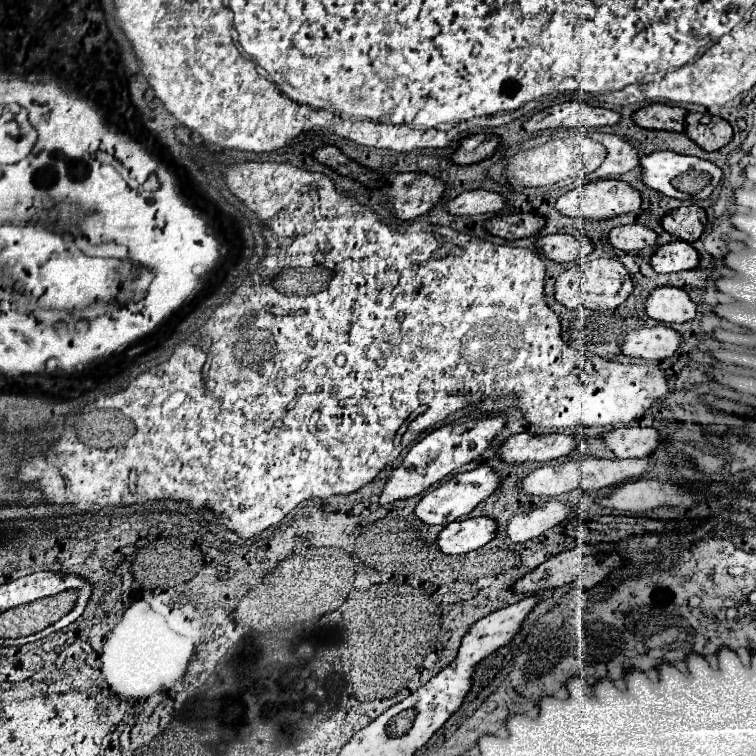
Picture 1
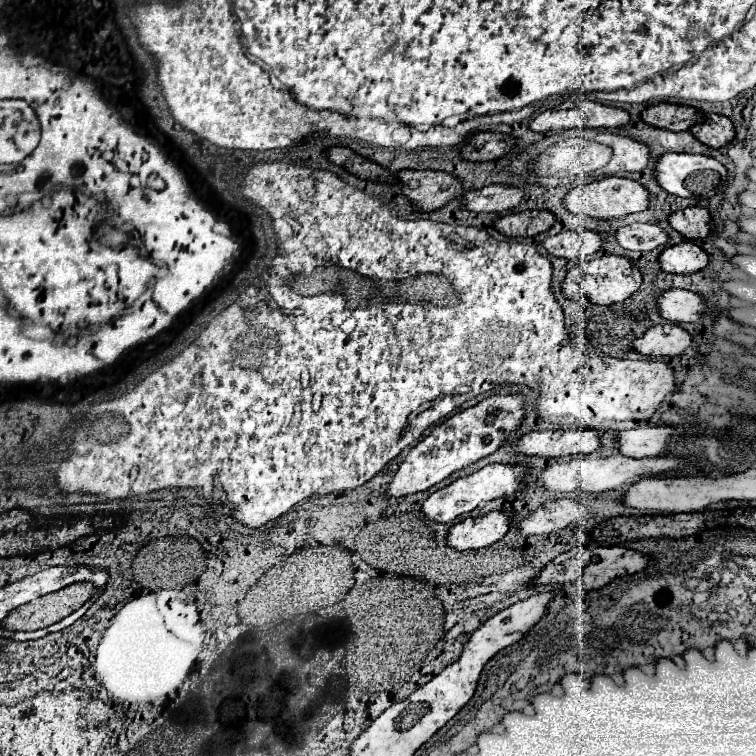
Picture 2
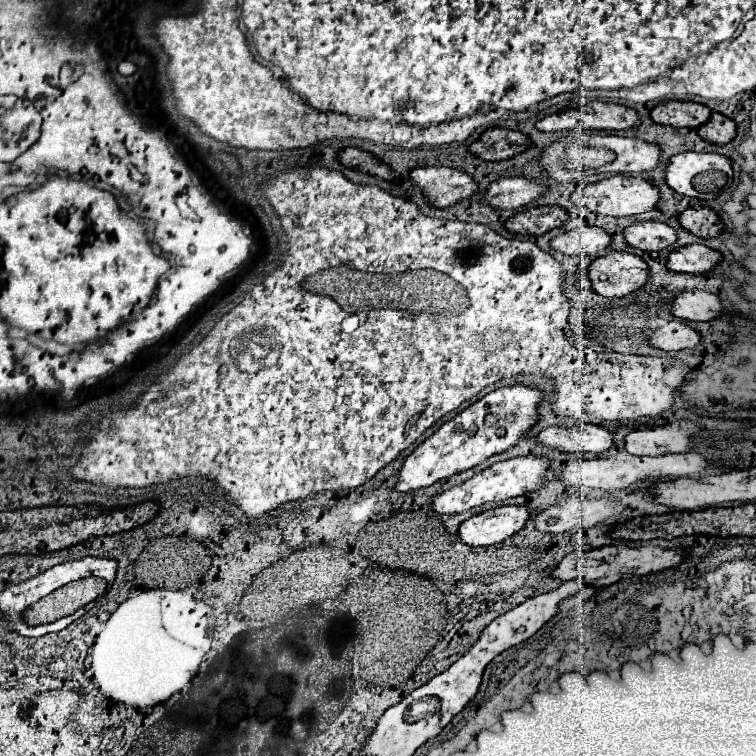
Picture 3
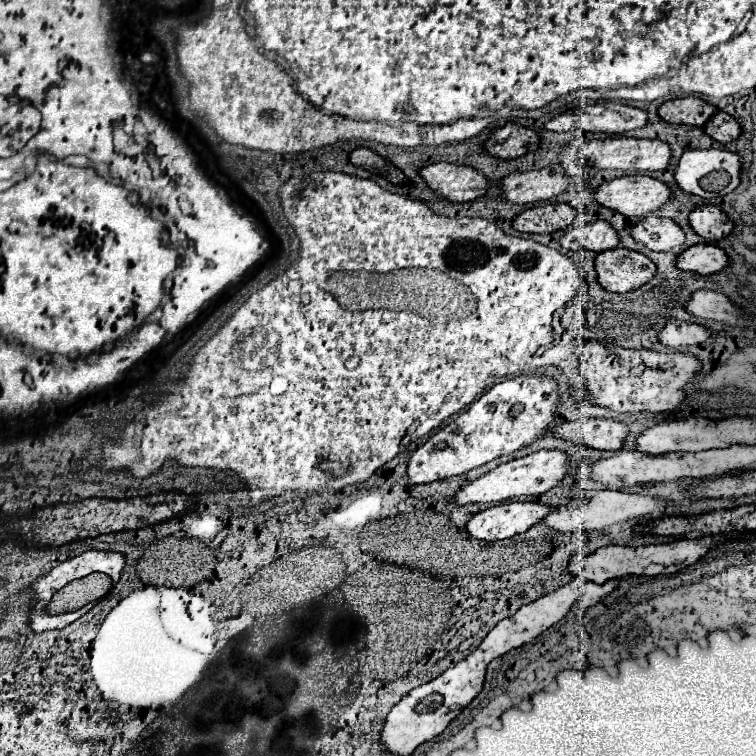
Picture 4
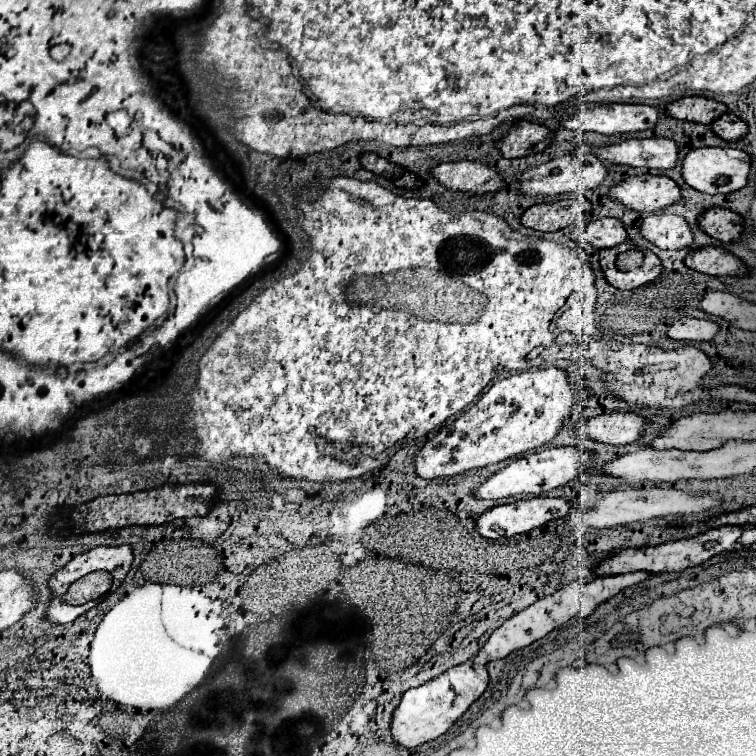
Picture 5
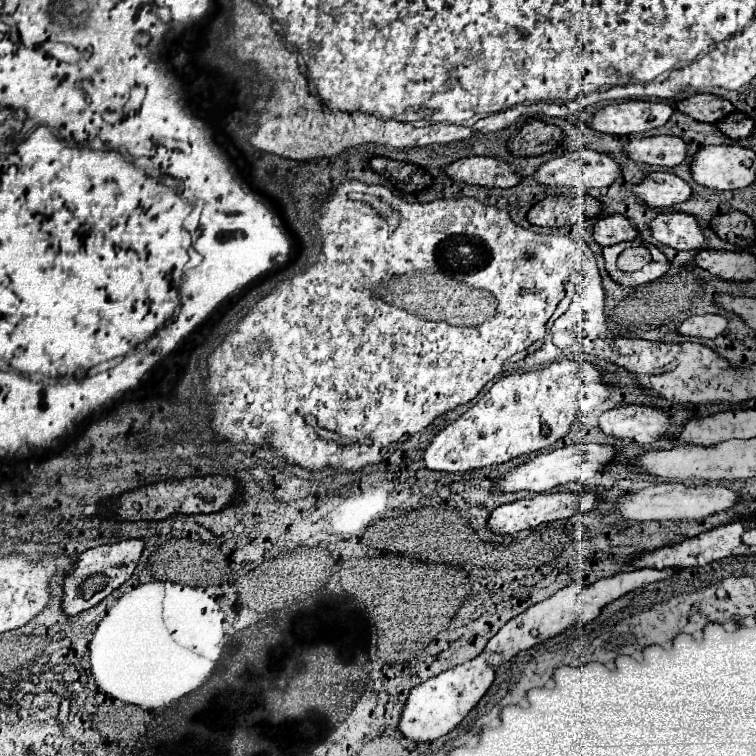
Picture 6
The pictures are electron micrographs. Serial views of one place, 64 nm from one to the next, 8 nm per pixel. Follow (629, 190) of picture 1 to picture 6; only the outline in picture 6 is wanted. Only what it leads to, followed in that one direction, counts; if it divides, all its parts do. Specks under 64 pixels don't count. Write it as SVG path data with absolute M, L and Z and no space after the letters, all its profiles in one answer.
M652 172L636 188L634 194L652 208L670 208L692 198L692 188L672 172Z

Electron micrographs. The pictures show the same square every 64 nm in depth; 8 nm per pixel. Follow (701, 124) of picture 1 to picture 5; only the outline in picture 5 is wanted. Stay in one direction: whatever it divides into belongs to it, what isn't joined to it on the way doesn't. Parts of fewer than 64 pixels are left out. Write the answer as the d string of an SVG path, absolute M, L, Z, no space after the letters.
M726 112L726 114L720 116L718 120L714 120L710 128L712 128L720 138L724 138L724 140L728 140L728 142L738 140L740 136L744 136L744 134L748 132L748 124L746 124L740 116L736 116L736 114L732 114L732 112Z

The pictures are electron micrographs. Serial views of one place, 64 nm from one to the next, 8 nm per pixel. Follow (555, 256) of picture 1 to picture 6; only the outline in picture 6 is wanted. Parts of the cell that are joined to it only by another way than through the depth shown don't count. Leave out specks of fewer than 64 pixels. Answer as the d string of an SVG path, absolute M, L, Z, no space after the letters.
M622 214L604 216L594 224L594 240L600 246L614 246L618 242L636 238L638 238L638 228L632 224L632 220L628 220Z

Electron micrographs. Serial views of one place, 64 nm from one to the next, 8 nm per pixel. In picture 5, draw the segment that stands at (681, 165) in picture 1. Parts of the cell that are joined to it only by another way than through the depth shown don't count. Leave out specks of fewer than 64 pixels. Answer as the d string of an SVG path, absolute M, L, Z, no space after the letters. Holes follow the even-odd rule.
M696 148L692 150L682 164L682 174L686 184L692 188L706 192L706 194L728 194L734 190L740 190L748 184L750 176L750 154L736 148ZM718 180L726 180L718 184Z

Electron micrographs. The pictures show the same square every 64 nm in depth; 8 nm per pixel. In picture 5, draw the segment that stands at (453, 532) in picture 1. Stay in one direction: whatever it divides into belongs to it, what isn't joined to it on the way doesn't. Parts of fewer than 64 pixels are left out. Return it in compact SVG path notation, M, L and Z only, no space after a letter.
M528 498L504 506L494 506L478 518L478 532L484 538L496 540L500 536L514 536L530 532L550 520L570 514L572 502L566 498Z

